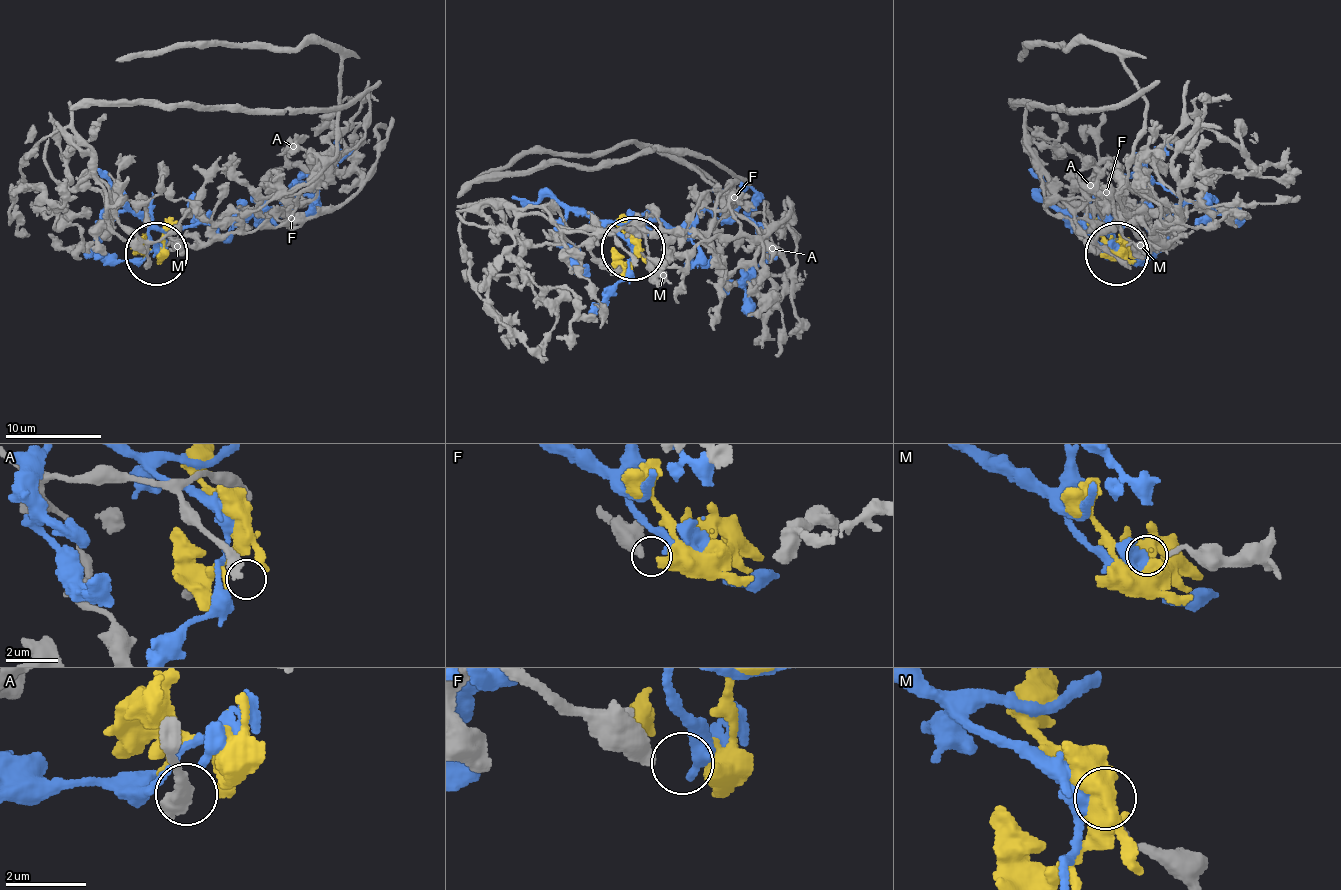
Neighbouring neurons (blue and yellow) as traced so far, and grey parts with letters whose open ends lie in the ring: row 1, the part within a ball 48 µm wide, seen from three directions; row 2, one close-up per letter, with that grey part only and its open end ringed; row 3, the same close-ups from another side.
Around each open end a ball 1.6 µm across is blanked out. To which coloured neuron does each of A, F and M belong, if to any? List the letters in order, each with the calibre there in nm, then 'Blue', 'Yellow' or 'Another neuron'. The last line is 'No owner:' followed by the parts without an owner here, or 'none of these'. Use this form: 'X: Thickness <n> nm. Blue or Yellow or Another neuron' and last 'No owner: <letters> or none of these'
A: Thickness 320 nm. Another neuron
F: Thickness 420 nm. Yellow
M: Thickness 150 nm. Blue
No owner: A

